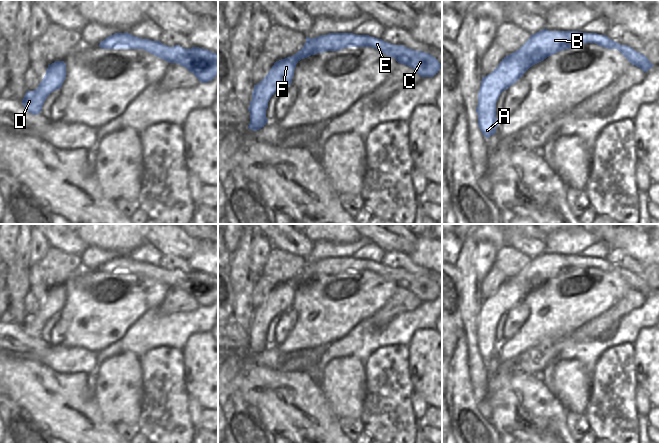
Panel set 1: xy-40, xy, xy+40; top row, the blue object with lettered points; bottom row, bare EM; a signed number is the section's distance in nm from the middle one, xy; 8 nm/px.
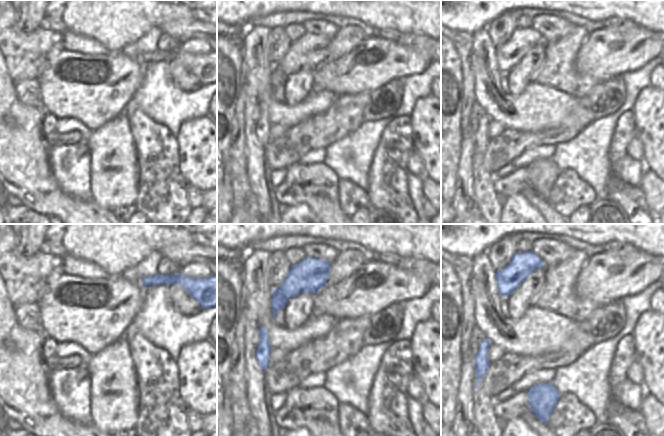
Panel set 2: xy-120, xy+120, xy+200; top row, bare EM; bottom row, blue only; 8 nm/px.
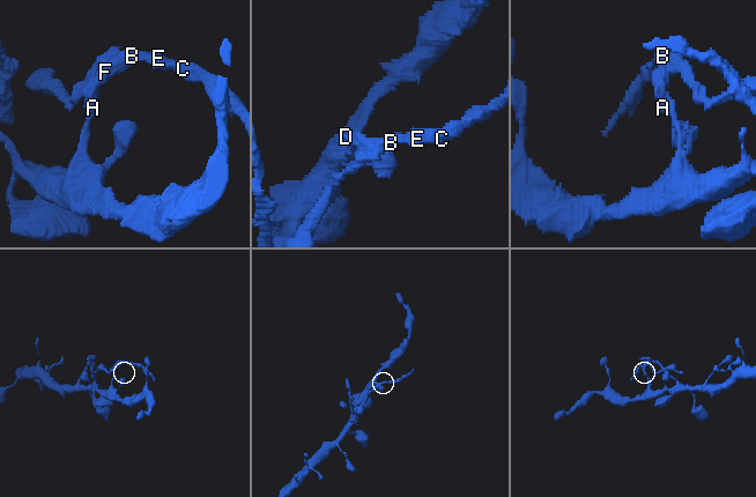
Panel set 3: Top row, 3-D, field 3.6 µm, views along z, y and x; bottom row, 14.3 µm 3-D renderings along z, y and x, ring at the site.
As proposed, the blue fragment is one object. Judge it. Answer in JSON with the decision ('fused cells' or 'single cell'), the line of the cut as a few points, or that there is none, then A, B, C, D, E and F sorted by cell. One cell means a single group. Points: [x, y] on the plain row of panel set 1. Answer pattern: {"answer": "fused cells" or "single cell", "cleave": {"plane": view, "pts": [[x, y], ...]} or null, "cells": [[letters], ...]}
{"answer": "fused cells", "cleave": {"plane": "xy+40", "pts": [[510, 278], [523, 278], [525, 280], [525, 295]]}, "cells": [["A", "D", "F"], ["B", "C", "E"]]}

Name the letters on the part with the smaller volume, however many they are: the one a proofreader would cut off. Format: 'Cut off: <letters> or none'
Cut off: B, C, E

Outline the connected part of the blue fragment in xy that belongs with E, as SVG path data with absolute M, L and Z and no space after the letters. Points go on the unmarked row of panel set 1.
M329 257L313 263L306 261L304 270L295 278L305 283L325 275L339 275L347 271L373 271L381 277L393 281L398 287L411 291L421 301L433 301L442 289L423 275L415 275L403 269L393 269L369 259L353 257Z

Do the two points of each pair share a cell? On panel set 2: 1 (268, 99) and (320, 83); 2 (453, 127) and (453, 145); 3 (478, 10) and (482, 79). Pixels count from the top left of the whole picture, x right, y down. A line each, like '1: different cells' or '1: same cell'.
1: different cells
2: same cell
3: different cells

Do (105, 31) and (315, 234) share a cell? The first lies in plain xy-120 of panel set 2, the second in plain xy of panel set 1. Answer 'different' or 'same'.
same

